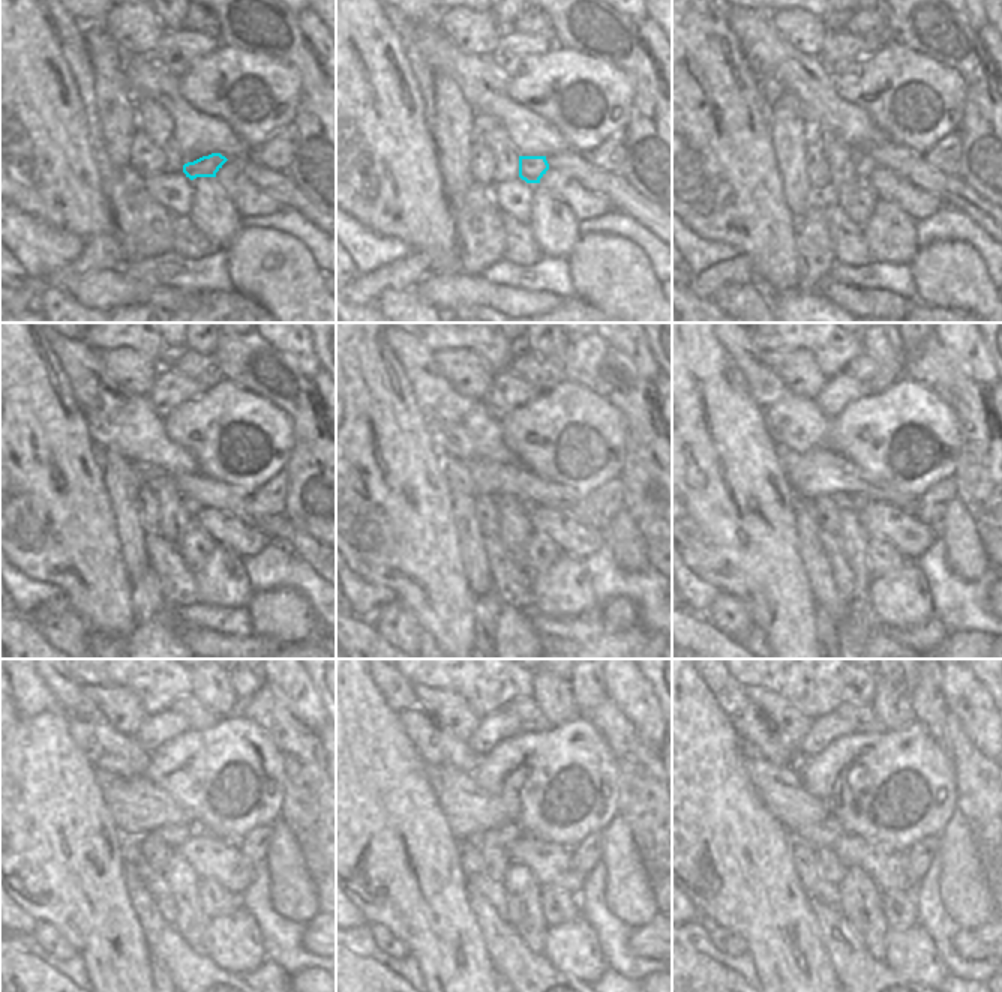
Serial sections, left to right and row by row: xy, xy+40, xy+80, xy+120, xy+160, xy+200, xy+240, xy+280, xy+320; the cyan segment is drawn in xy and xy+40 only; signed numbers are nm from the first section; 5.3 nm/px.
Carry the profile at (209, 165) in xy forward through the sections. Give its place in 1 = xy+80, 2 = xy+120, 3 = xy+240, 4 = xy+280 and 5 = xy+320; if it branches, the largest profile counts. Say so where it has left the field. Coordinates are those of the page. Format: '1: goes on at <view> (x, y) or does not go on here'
1: goes on at xy+80 (864, 167)
2: goes on at xy+120 (189, 505)
3: goes on at xy+240 (174, 836)
4: goes on at xy+280 (504, 835)
5: goes on at xy+320 (825, 833)

